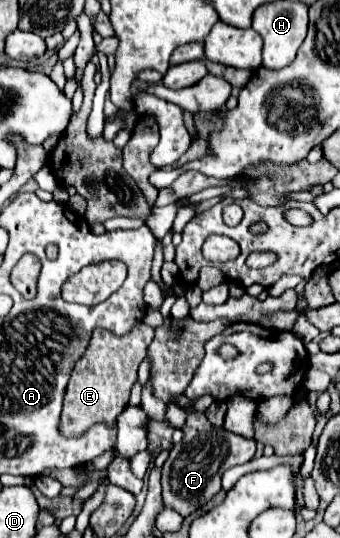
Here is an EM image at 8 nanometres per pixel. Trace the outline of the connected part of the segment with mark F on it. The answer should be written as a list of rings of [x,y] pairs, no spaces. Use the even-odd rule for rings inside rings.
[[[191,412],[187,416],[187,422],[183,426],[185,438],[183,442],[175,444],[169,452],[169,458],[163,464],[163,506],[179,512],[181,516],[189,516],[199,506],[203,506],[207,500],[211,500],[213,494],[221,490],[221,476],[227,468],[235,464],[249,462],[255,456],[255,440],[239,438],[237,434],[231,434],[223,428],[215,428],[203,412]],[[193,440],[195,446],[189,442]]]

